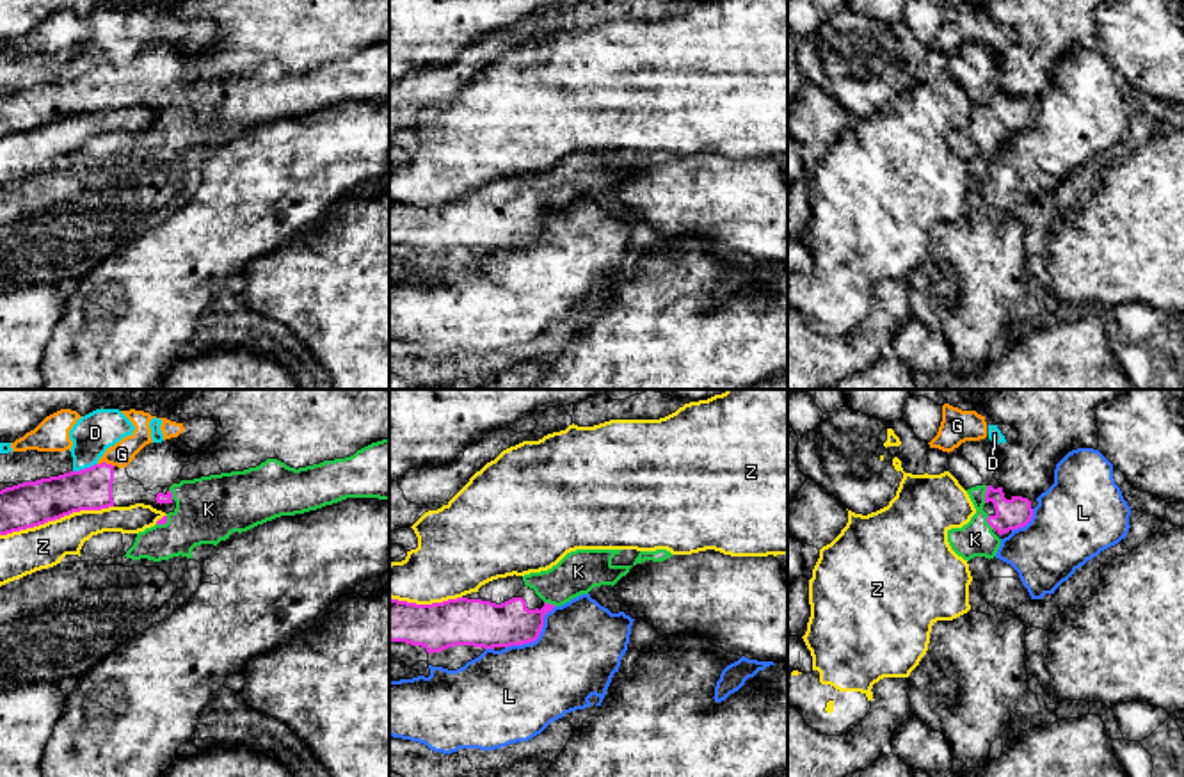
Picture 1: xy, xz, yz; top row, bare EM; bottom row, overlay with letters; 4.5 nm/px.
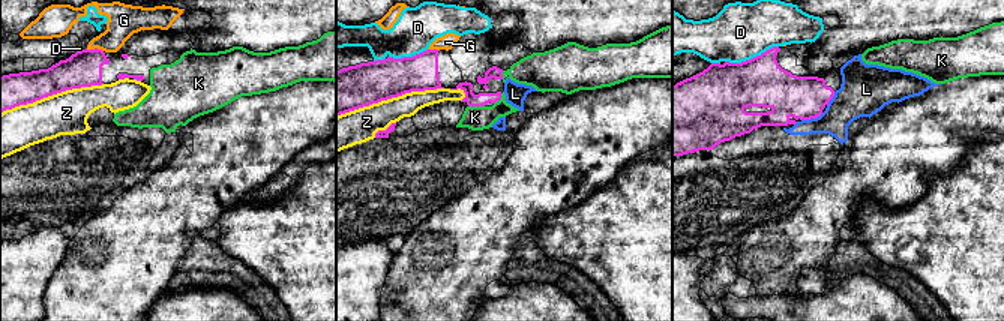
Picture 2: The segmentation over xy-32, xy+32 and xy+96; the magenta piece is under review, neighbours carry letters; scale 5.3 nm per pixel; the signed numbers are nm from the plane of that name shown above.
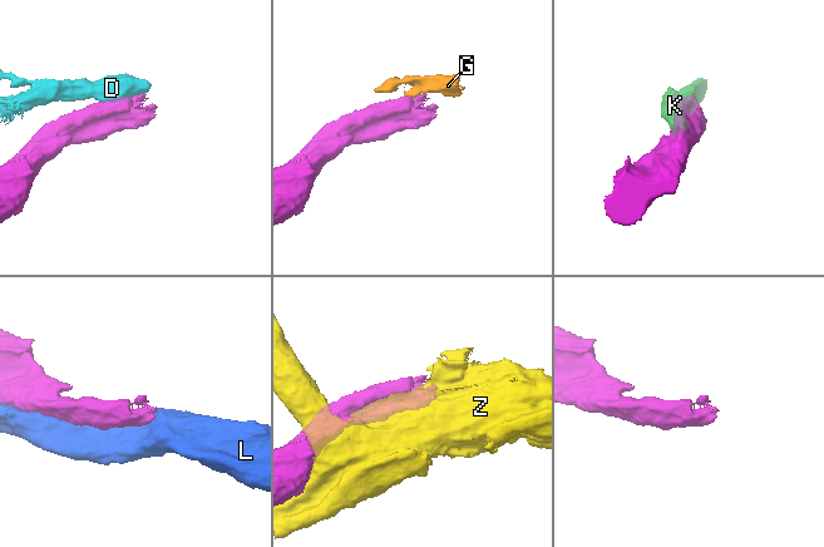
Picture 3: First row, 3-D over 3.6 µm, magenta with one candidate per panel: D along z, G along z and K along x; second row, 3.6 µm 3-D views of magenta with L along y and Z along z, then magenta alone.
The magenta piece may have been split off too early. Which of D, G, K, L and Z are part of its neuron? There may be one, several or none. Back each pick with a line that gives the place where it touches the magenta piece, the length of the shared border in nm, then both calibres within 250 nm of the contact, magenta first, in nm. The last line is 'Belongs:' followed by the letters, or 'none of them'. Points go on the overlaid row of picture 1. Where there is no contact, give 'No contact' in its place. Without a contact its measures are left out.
K: Touches magenta at yz (985, 495). Shared border 80 nm. Thickness 140 nm (magenta) against 160 nm
Belongs: K

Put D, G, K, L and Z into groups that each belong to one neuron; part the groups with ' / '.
D G / K / L / Z

